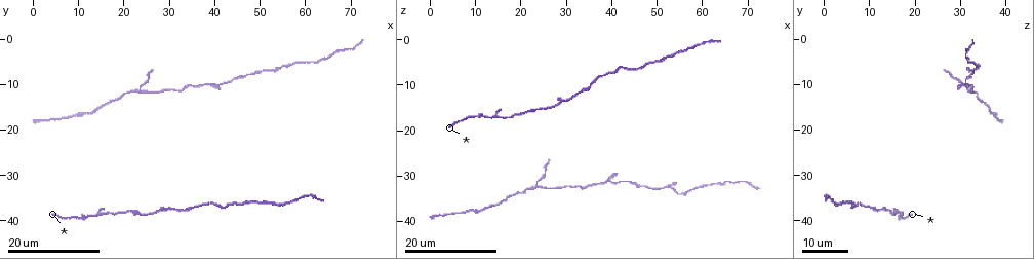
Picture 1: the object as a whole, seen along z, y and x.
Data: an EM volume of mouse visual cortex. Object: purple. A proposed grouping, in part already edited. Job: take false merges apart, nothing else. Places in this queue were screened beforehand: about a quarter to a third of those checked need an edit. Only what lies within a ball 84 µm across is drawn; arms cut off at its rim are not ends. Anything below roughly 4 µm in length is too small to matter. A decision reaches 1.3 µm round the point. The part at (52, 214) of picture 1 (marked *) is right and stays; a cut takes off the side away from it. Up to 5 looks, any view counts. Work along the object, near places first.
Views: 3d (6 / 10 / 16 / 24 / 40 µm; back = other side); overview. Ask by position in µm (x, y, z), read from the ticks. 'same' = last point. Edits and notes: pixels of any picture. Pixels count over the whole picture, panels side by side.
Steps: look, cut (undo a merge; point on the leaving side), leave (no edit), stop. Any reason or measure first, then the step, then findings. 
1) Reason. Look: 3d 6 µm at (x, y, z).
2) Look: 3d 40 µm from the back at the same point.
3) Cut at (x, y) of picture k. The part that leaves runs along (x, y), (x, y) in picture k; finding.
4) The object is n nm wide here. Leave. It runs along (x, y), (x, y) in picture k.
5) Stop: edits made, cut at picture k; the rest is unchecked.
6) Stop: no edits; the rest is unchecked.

Calibre changes. Look: 3d 24 µm at (32.0, 11.5, 32.0).

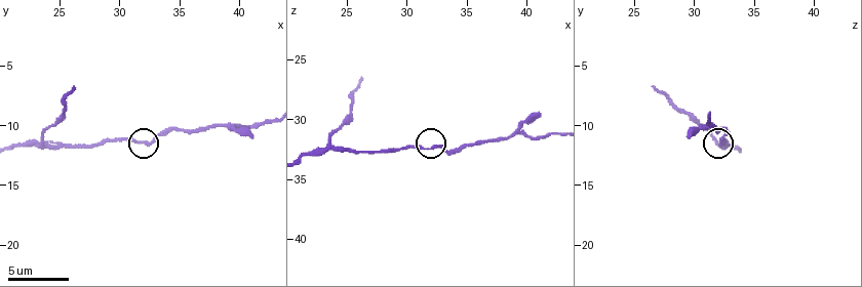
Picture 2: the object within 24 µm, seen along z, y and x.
Look: 3d 6 µm at (32.6, 11.2, 32.4).

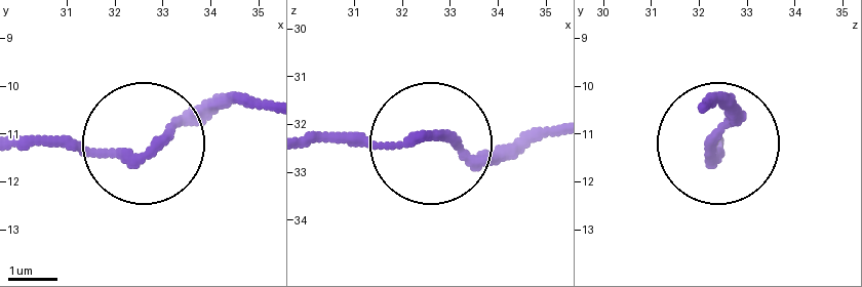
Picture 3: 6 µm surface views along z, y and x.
Leave. It runs along (16, 145), (126, 152), (245, 95) in picture 3; all the same neuron.

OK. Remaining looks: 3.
Three-way junction. Look: 3d 16 µm at (23.4, 11.4, 32.2).

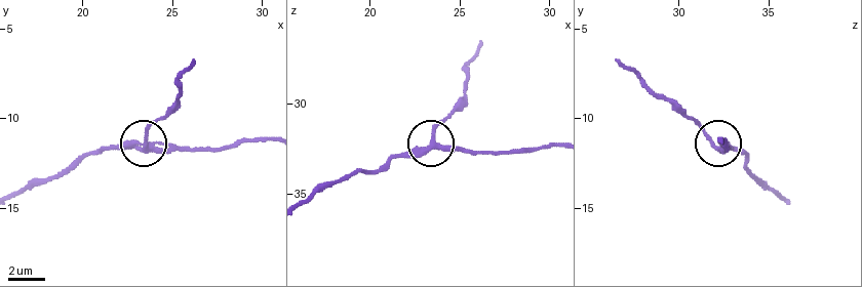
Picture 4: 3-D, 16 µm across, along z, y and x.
Look: 3d 6 µm at (23.6, 11.4, 32.1).

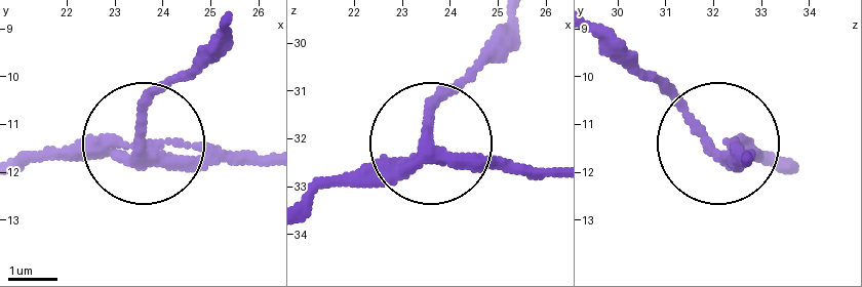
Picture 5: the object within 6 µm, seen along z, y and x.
Leave. It runs along (306, 200), (391, 175), (477, 56) in picture 5; all the same neuron.

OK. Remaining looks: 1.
Stop: no edits; the rest is unchecked.

